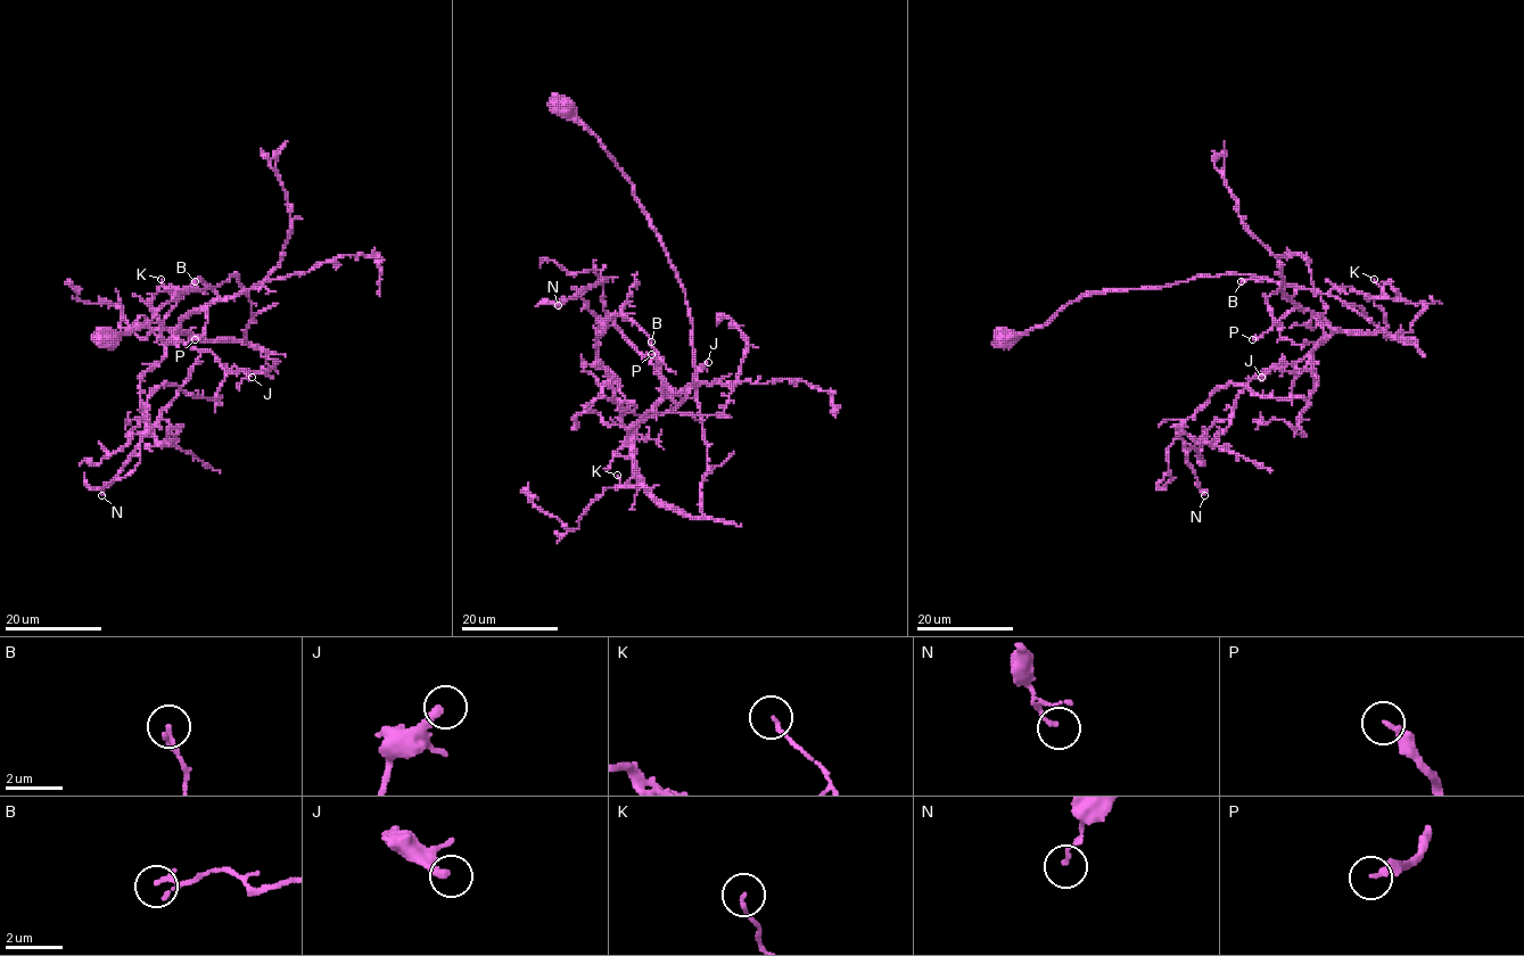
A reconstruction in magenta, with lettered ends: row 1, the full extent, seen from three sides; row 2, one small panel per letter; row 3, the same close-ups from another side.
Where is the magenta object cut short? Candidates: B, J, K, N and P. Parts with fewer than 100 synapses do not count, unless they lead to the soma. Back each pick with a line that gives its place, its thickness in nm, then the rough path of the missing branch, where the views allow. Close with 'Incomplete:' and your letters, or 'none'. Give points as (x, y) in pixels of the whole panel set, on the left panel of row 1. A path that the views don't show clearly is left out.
P: Place: (195, 339). Thickness 280 nm. Course of what is missing: (195, 339), (158, 343), (151, 349), (148, 382), (154, 397), (148, 403), (140, 385), (112, 375), (105, 343)
Incomplete: P

